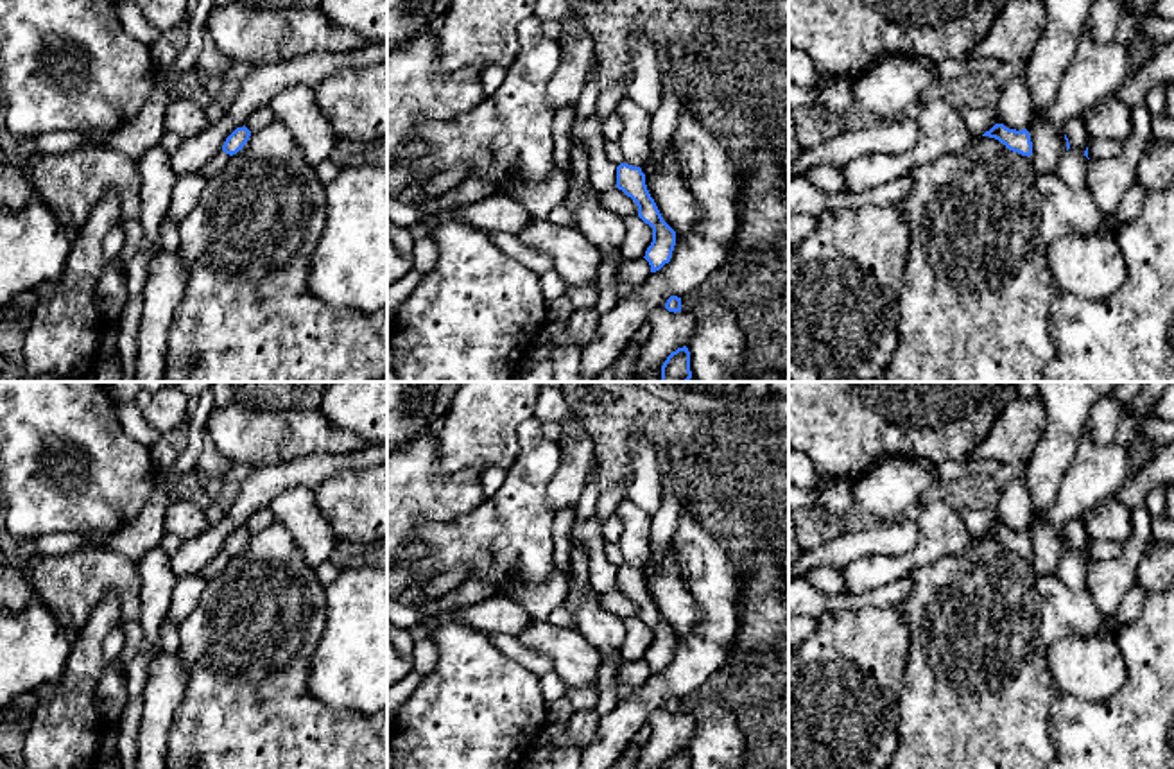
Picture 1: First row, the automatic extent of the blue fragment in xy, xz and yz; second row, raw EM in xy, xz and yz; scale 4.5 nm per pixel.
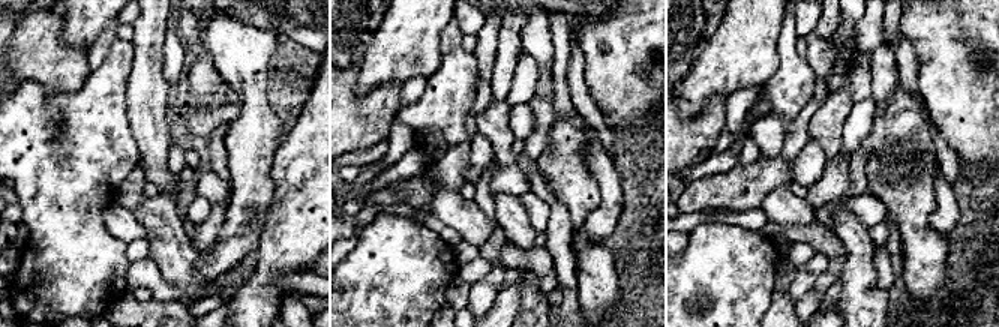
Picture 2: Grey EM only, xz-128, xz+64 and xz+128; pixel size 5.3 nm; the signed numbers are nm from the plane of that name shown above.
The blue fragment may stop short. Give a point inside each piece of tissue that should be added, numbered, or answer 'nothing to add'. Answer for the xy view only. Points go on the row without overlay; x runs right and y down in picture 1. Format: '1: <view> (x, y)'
nothing to add

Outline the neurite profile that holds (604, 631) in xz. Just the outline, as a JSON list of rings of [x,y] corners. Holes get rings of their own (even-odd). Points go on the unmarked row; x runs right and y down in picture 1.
[[[591,586],[583,593],[575,629],[595,647],[602,660],[613,660],[617,669],[622,663],[620,649],[626,638],[626,624],[620,617],[606,611],[599,602],[599,592]]]

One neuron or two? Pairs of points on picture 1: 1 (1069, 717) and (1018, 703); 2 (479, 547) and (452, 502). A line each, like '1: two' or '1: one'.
1: two
2: two

